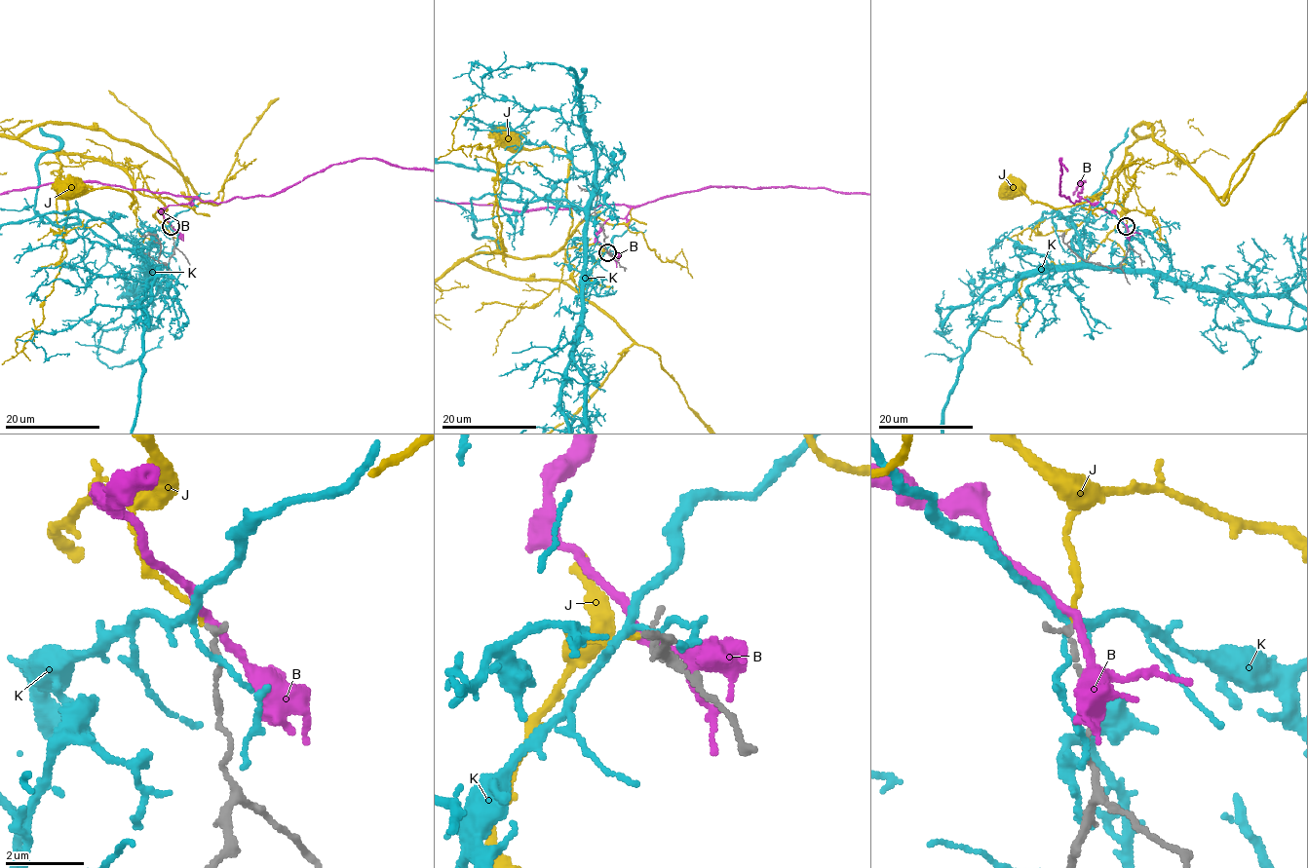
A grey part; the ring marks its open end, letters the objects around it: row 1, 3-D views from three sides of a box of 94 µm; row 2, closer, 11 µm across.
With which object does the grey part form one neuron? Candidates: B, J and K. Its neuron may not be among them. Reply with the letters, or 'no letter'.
J

